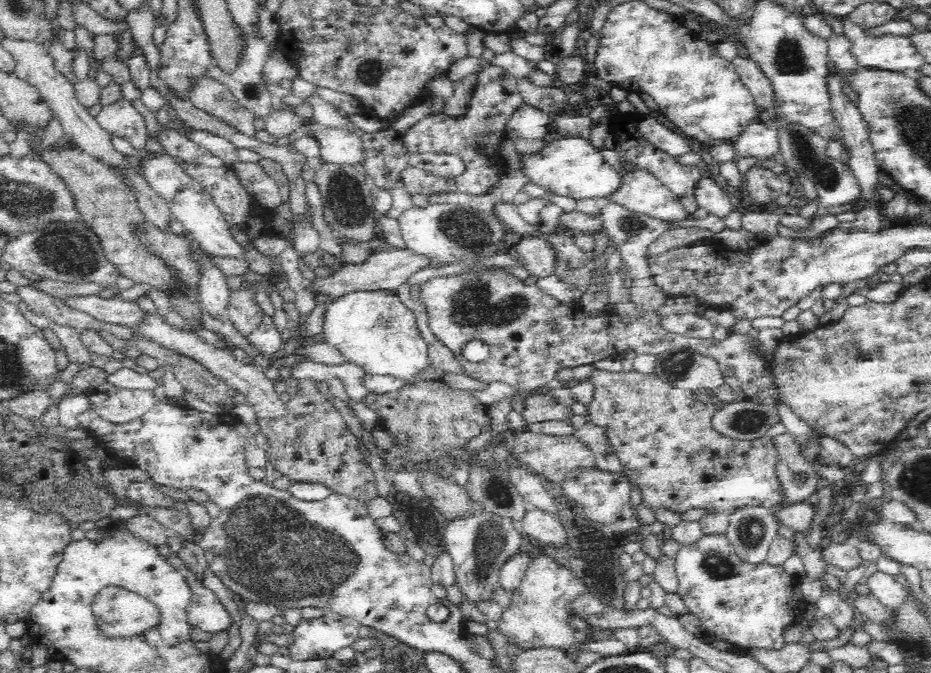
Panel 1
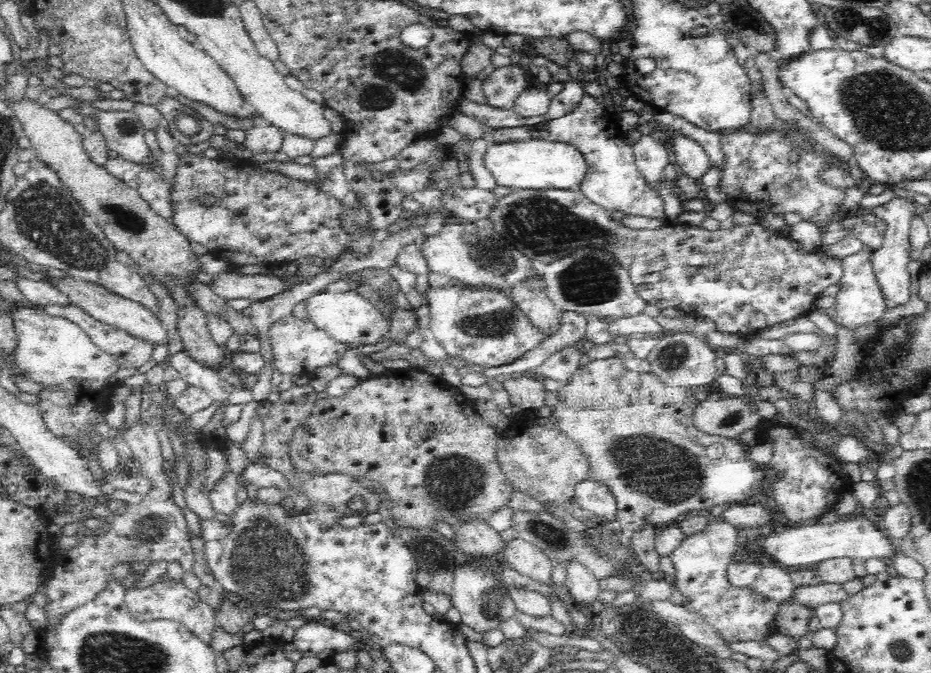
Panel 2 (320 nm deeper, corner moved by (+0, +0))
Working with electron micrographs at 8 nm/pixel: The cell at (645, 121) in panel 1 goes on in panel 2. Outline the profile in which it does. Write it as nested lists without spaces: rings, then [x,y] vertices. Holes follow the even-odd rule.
[[[642,135],[632,147],[636,167],[648,185],[656,186],[663,177],[665,166],[670,163],[670,152],[664,146],[664,138]]]

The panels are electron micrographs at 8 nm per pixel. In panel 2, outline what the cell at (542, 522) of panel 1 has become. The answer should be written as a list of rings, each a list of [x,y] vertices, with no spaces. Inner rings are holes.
[[[564,559],[560,562],[566,572],[566,584],[575,601],[575,606],[582,603],[591,603],[598,599],[602,591],[600,579],[592,574],[588,567],[576,559]]]

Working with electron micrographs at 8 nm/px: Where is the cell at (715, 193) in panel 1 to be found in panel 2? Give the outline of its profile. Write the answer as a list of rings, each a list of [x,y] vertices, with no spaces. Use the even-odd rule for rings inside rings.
[[[681,133],[667,135],[667,137],[672,138],[677,162],[675,166],[679,173],[686,174],[688,178],[693,178],[701,186],[704,174],[712,166],[711,159],[706,151]]]

